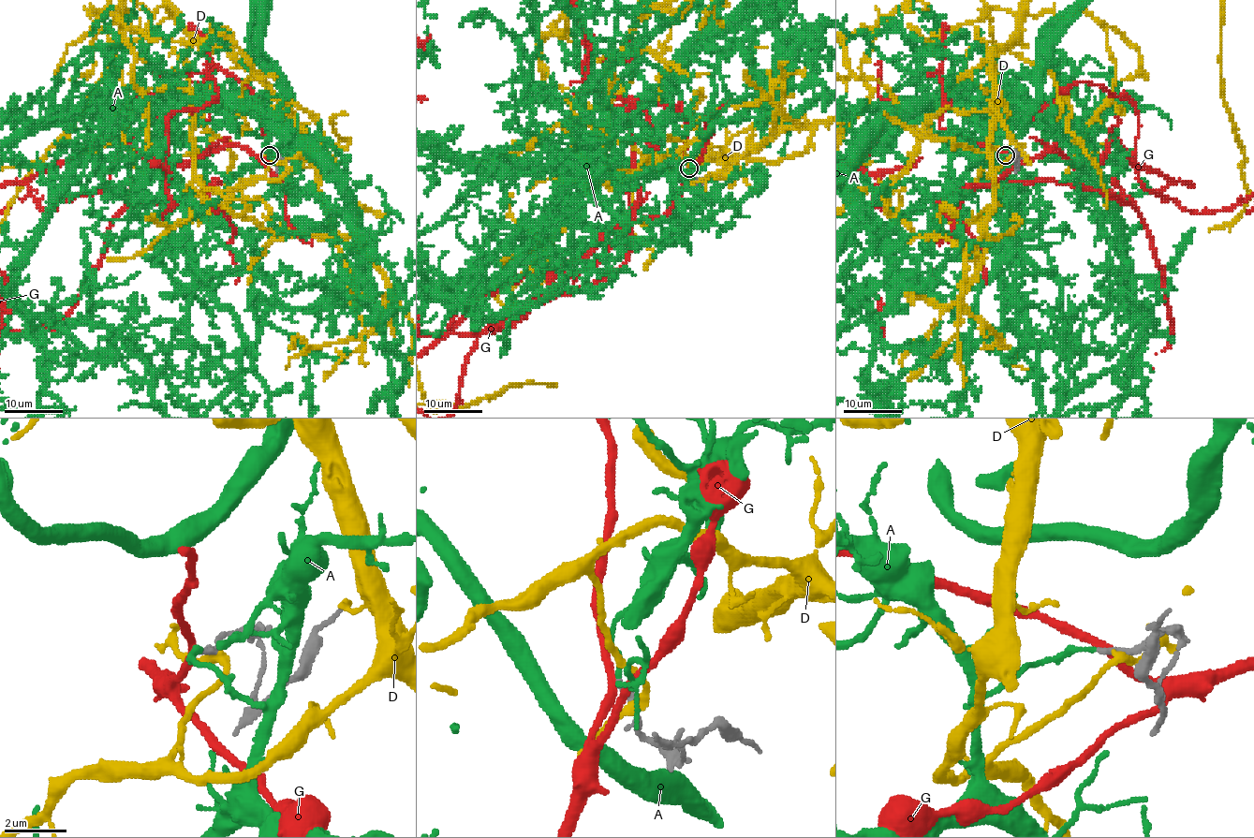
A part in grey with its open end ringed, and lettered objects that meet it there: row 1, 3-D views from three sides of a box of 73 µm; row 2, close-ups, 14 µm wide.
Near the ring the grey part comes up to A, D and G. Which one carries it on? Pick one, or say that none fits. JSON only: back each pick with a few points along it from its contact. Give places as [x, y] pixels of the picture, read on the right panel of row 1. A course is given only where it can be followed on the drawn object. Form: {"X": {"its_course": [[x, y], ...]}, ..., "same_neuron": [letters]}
{"A": {"its_course": [[1006, 155], [984, 165], [984, 179], [1015, 212], [977, 105], [982, 132], [1018, 135], [1054, 30]]}, "same_neuron": ["A"]}

